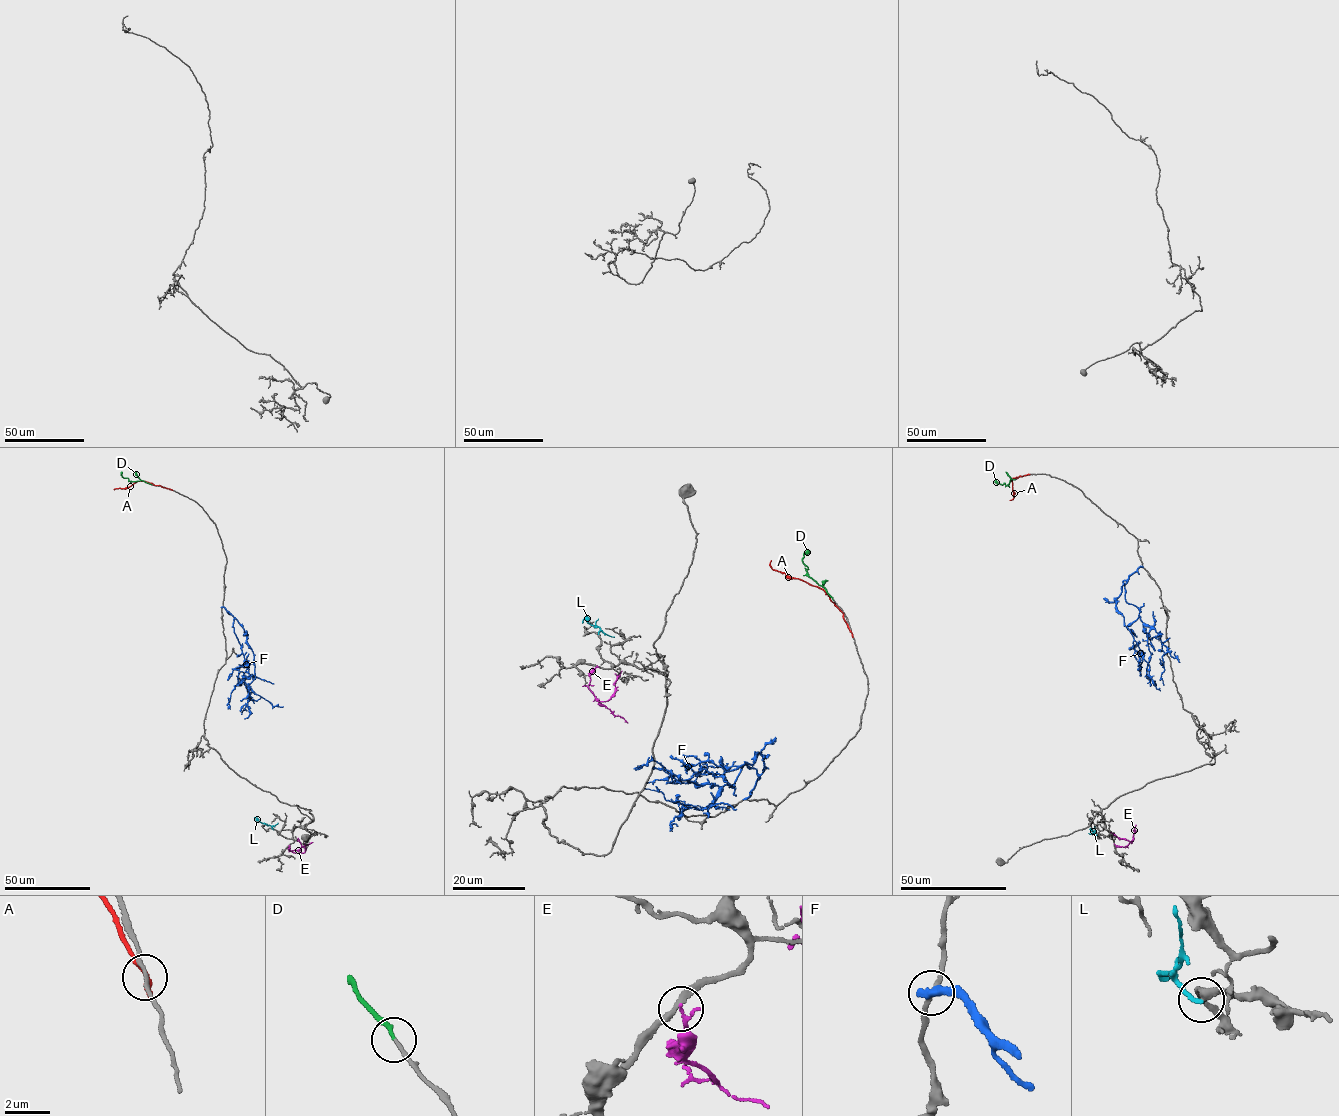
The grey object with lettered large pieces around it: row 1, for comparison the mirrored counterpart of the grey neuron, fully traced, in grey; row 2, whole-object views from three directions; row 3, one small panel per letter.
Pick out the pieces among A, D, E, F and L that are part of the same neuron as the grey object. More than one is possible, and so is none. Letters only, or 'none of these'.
D

